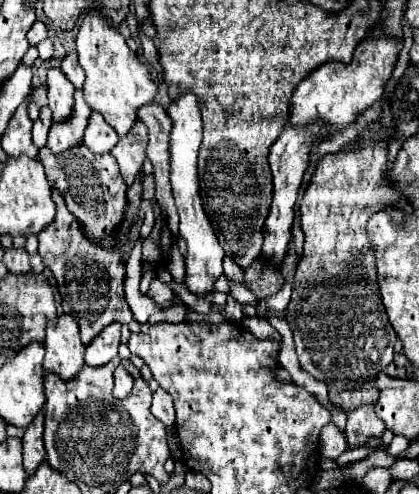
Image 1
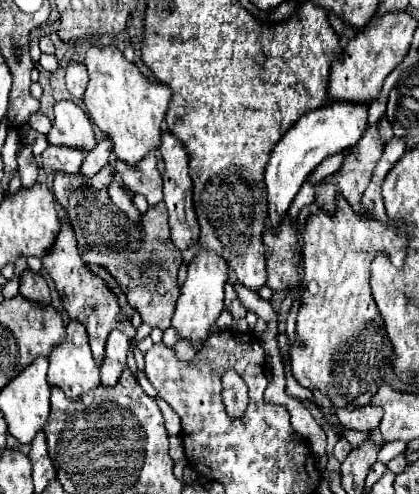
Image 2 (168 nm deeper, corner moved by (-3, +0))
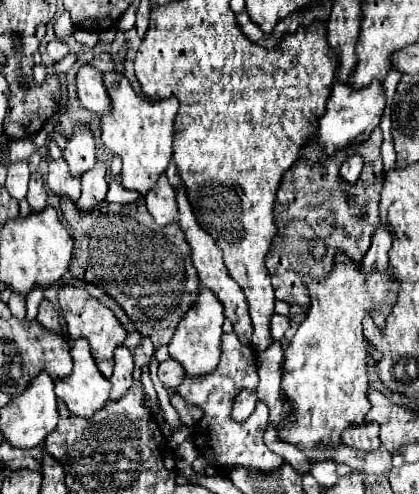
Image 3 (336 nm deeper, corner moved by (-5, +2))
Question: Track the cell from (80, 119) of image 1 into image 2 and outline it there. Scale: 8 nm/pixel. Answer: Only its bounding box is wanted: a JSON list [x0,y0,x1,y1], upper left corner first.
[42,146,84,174]

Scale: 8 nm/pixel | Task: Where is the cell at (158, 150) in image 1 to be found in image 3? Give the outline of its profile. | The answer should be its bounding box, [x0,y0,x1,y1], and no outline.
[178,188,252,344]

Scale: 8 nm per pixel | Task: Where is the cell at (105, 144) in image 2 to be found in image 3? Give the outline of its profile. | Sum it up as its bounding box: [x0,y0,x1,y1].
[76,162,108,212]

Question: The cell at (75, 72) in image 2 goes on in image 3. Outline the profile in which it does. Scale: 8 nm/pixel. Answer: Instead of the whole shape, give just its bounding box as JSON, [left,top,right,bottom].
[78,66,112,116]

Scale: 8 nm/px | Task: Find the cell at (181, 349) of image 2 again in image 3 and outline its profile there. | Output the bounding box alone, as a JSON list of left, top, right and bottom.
[158,358,184,392]

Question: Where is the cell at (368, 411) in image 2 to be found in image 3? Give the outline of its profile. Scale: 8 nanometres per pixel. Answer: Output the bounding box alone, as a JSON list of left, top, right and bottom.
[342,424,380,450]

